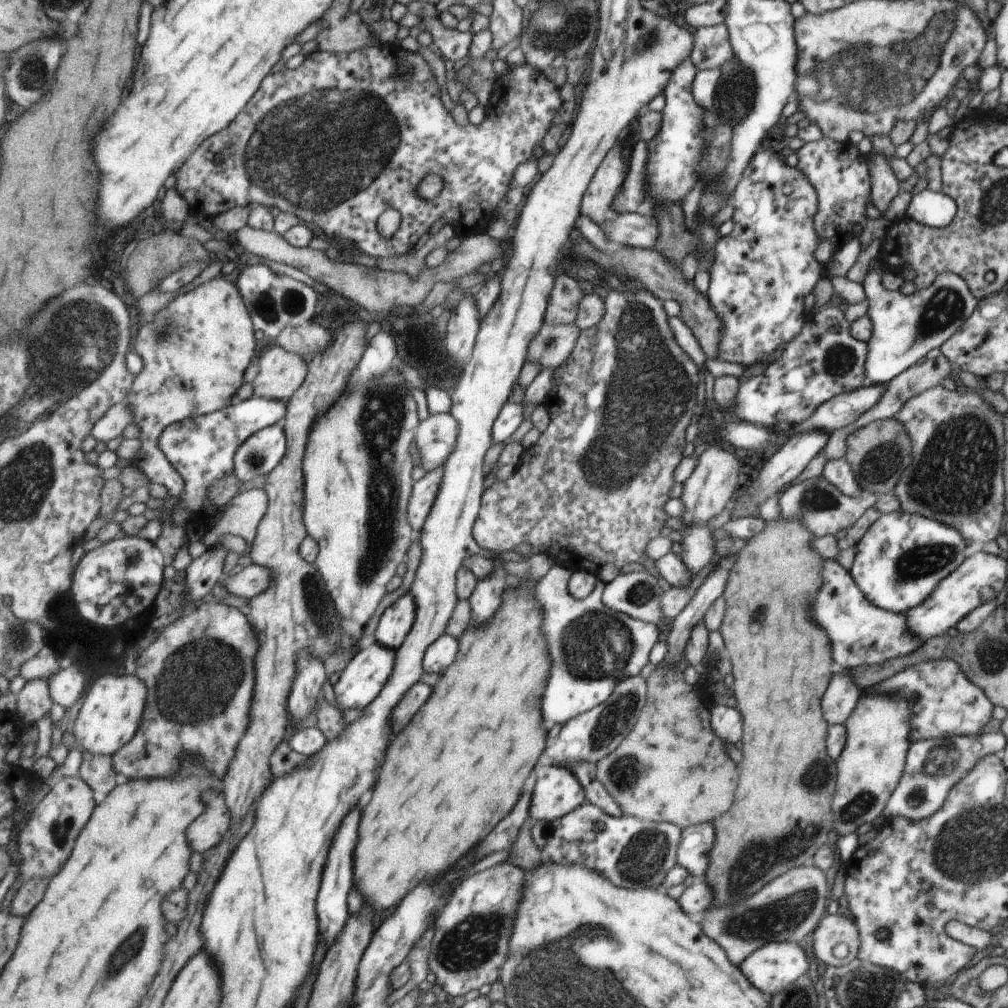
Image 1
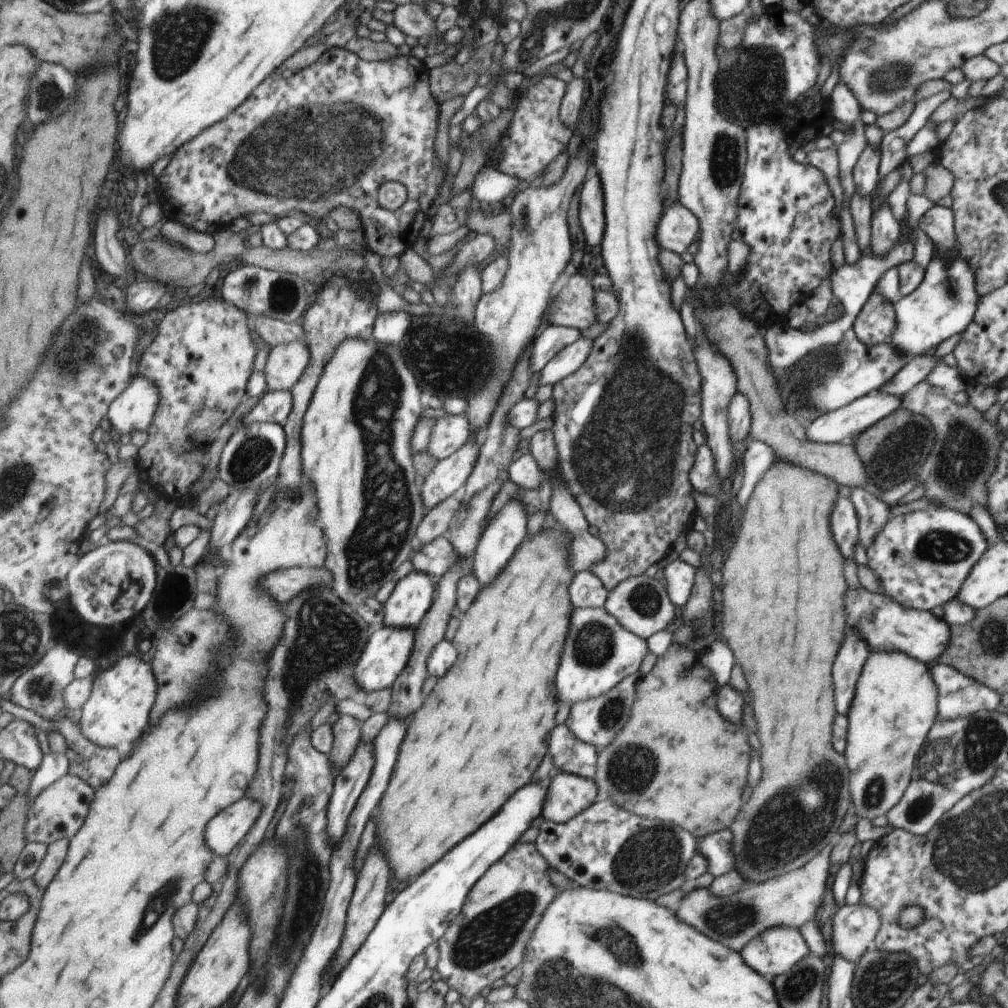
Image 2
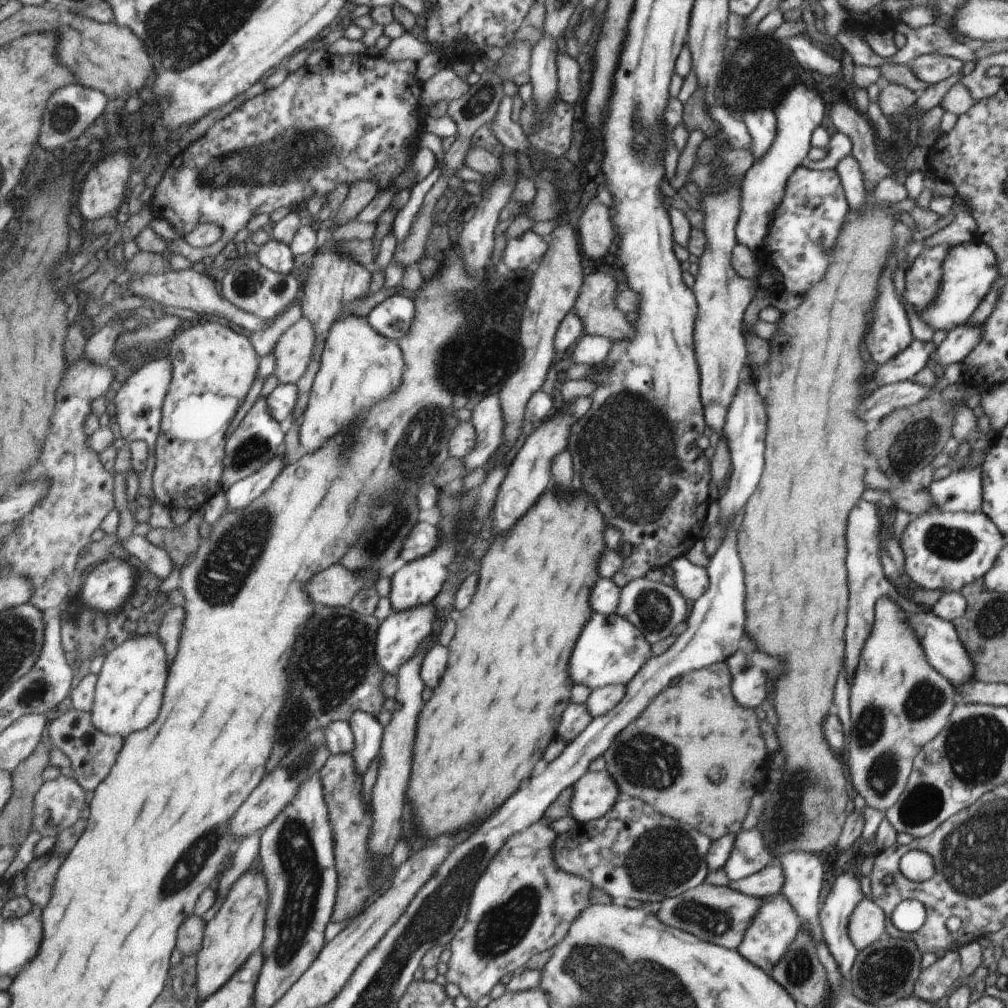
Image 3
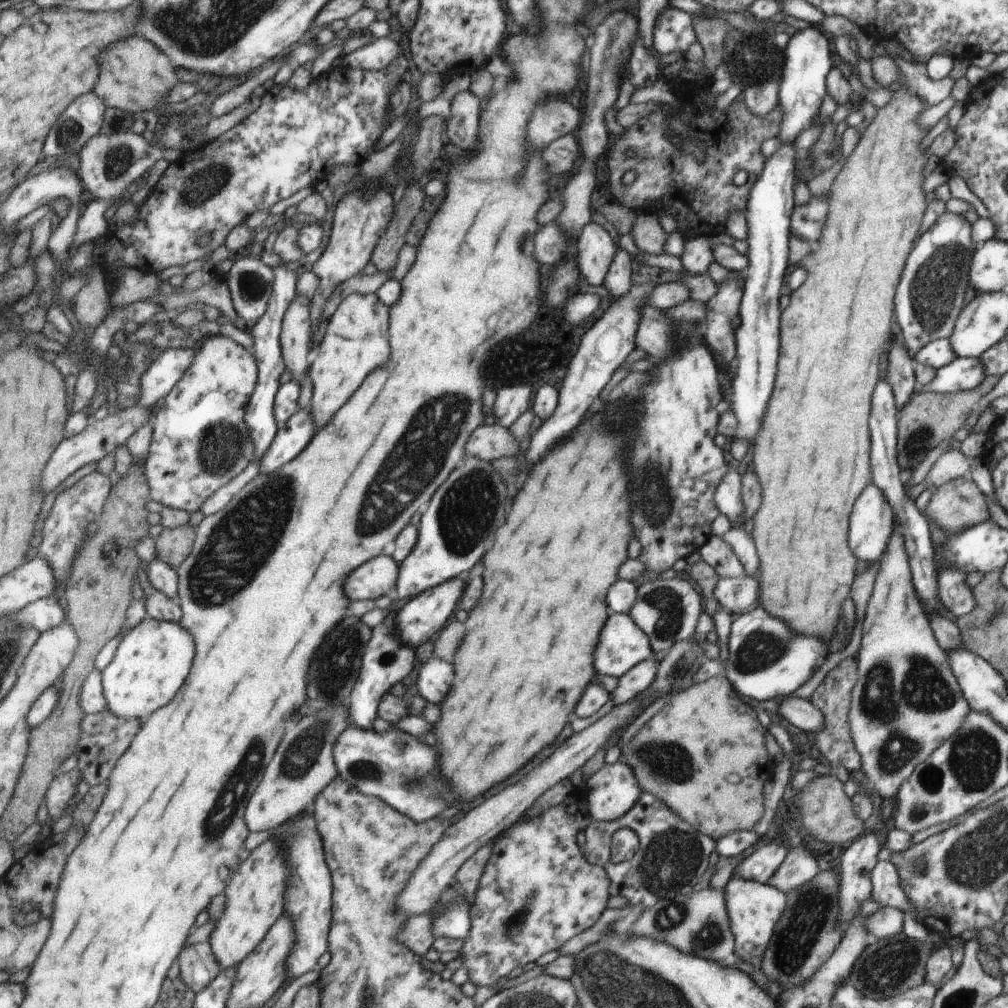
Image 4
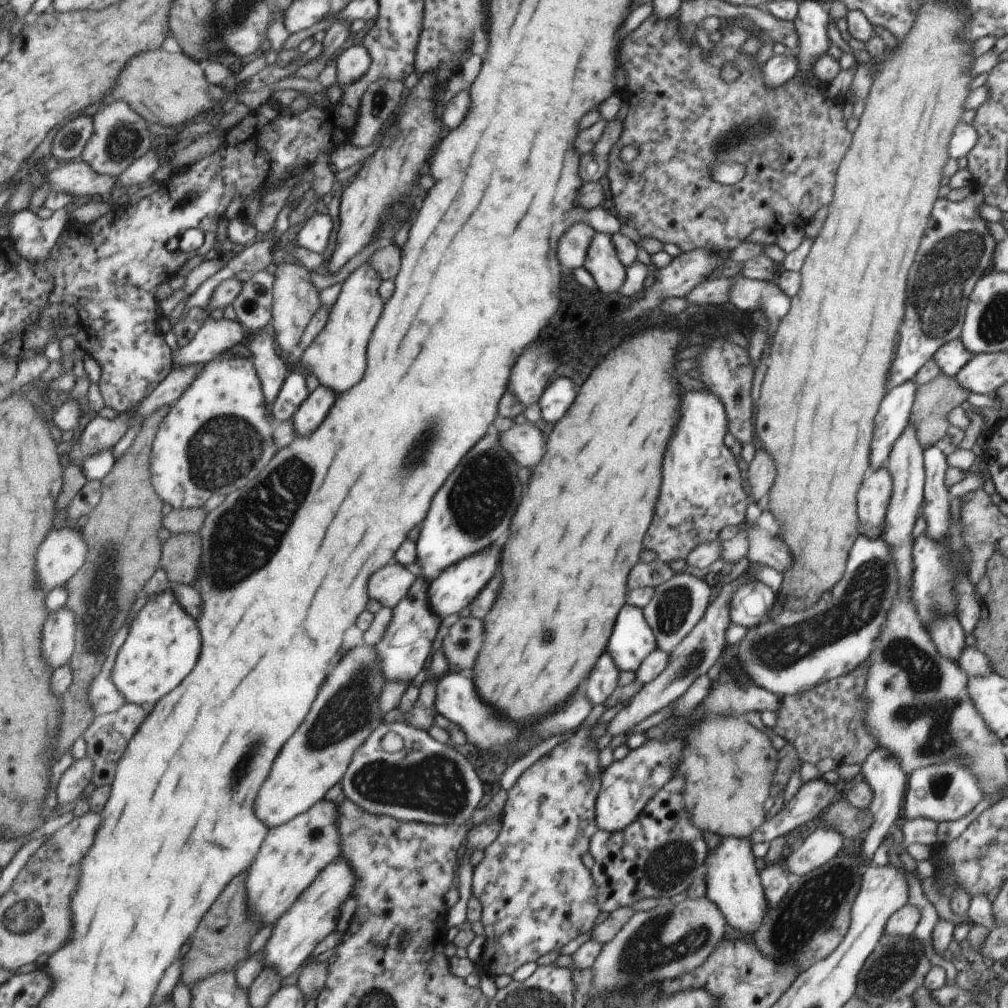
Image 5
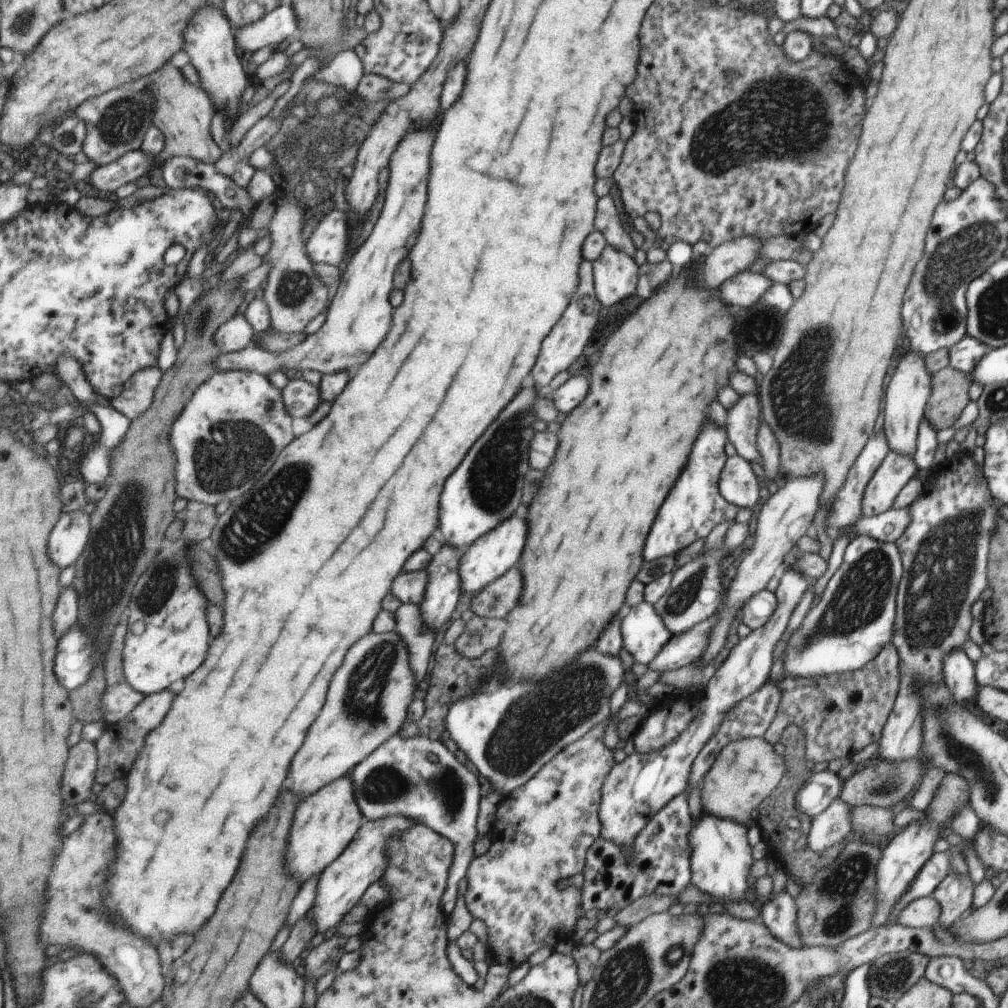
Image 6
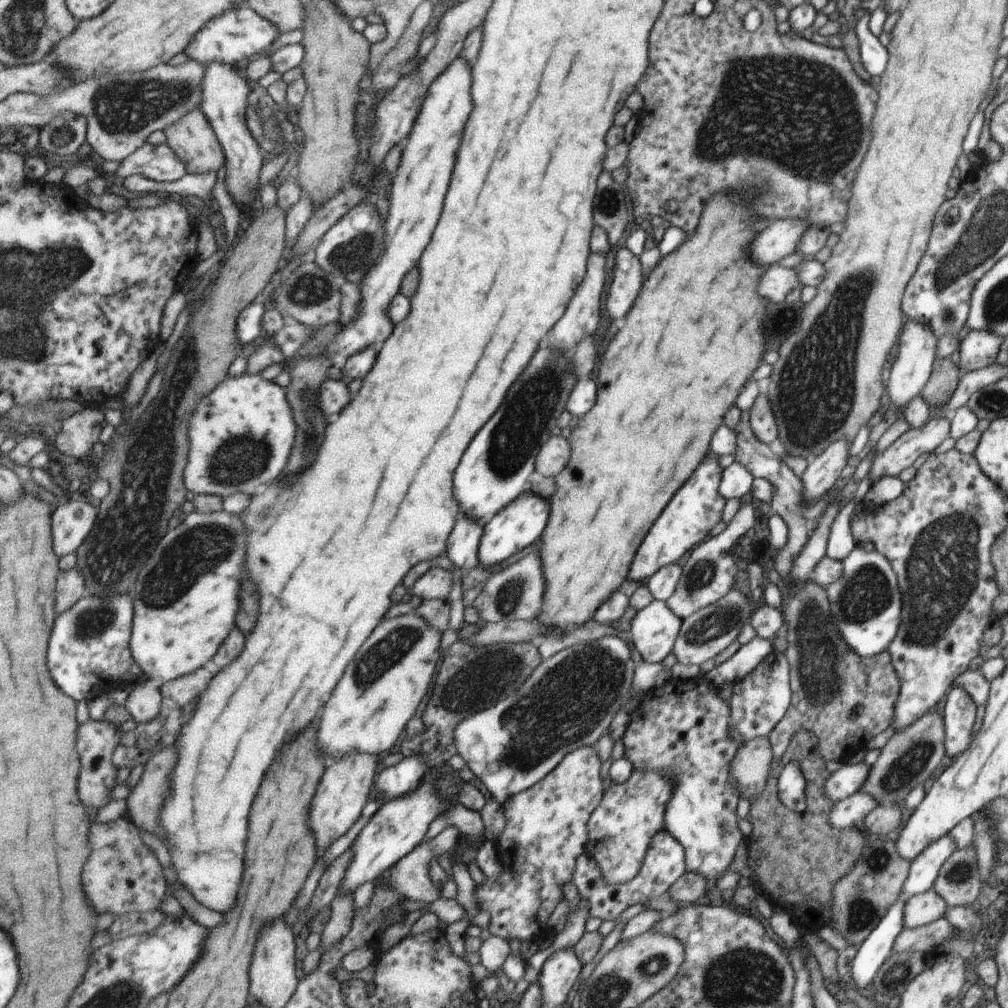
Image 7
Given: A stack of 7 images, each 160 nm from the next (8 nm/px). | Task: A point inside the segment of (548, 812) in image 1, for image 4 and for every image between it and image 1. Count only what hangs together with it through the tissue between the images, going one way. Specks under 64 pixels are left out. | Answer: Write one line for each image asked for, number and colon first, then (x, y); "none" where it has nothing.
2: (566, 795)
3: (595, 793)
4: (612, 791)

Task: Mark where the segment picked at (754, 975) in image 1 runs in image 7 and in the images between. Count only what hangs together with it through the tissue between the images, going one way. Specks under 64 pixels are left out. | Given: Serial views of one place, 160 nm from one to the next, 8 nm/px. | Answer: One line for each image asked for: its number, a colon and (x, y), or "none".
2: (776, 951)
3: (766, 941)
4: (753, 909)
5: (731, 882)
6: (720, 854)
7: (680, 729)

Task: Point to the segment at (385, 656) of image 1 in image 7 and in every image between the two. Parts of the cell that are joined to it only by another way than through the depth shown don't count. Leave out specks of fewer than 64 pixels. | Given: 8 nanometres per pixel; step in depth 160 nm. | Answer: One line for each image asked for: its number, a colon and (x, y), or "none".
2: (384, 657)
3: (397, 637)
4: (421, 616)
5: (452, 589)
6: (487, 558)
7: (520, 523)

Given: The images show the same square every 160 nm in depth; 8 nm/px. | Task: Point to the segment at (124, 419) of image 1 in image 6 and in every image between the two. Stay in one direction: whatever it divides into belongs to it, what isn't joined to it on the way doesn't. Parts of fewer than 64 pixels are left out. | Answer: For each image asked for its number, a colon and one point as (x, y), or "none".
2: (134, 410)
3: (139, 403)
4: (164, 374)
5: (214, 337)
6: (236, 334)

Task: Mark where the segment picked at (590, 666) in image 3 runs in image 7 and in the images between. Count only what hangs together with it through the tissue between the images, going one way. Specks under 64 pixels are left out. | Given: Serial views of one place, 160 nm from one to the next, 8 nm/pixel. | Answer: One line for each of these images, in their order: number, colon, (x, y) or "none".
4: (623, 644)
5: (632, 641)
6: (644, 634)
7: (653, 630)

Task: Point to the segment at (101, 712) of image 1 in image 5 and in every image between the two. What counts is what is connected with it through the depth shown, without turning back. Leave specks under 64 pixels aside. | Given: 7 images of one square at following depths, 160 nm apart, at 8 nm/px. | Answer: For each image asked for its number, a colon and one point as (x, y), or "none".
2: (120, 705)
3: (129, 694)
4: (153, 660)
5: (164, 643)

